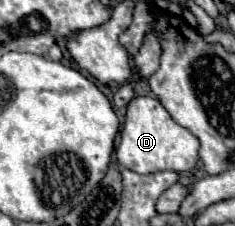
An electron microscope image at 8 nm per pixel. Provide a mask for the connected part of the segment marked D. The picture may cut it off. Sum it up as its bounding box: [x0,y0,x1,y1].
[116,96,198,174]

